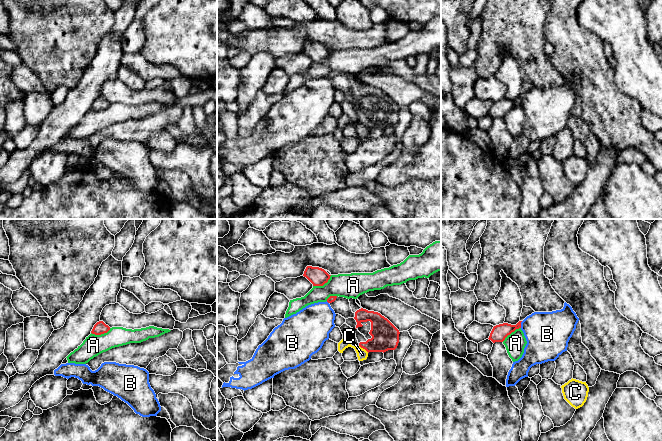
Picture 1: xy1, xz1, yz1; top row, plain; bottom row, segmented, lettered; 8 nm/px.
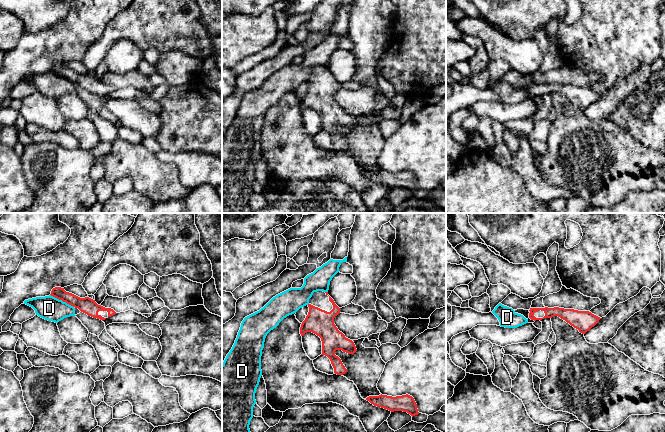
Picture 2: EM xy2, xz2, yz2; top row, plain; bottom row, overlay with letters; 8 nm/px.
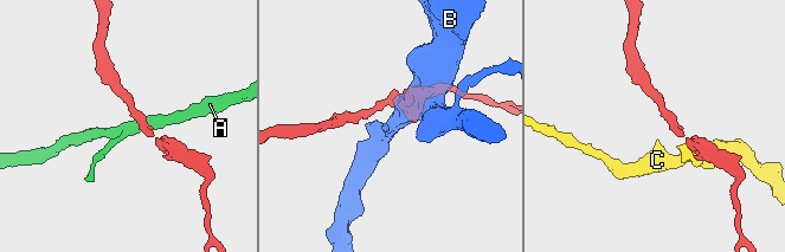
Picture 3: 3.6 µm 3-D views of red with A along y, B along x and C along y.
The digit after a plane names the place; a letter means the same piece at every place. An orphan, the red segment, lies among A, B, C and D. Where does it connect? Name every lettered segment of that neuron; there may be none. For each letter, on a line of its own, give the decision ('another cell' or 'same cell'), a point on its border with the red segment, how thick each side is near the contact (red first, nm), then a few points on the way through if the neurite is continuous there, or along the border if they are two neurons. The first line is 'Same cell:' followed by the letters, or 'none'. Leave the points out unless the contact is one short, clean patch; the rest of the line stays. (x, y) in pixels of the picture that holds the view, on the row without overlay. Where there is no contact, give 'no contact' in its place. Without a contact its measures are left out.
Same cell: none
A: another cell; meets red in xz1 at (323, 60); 150 nm thick on the red side, 200 nm on the other; border along xz1 (331, 51), (322, 61), (313, 62)
B: another cell; meets red in yz1 at (520, 100); 130 nm thick on the red side, 360 nm on the other; border along yz1 (522, 97), (520, 103)
C: another cell; meets red in xz1 at (364, 124); 220 nm thick on the red side, 90 nm on the other
D: another cell; meets red in xy2 at (62, 76); 130 nm thick on the red side, 190 nm on the other; border along xy2 (50, 70), (73, 83)

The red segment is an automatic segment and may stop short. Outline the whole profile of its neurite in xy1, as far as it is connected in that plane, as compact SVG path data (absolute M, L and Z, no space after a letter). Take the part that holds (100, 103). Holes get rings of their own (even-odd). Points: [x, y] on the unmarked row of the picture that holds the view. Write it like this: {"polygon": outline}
{"polygon": "M99 97L94 101L91 109L95 111L101 111L107 109L109 106L110 103L108 101L106 101L103 97Z"}

